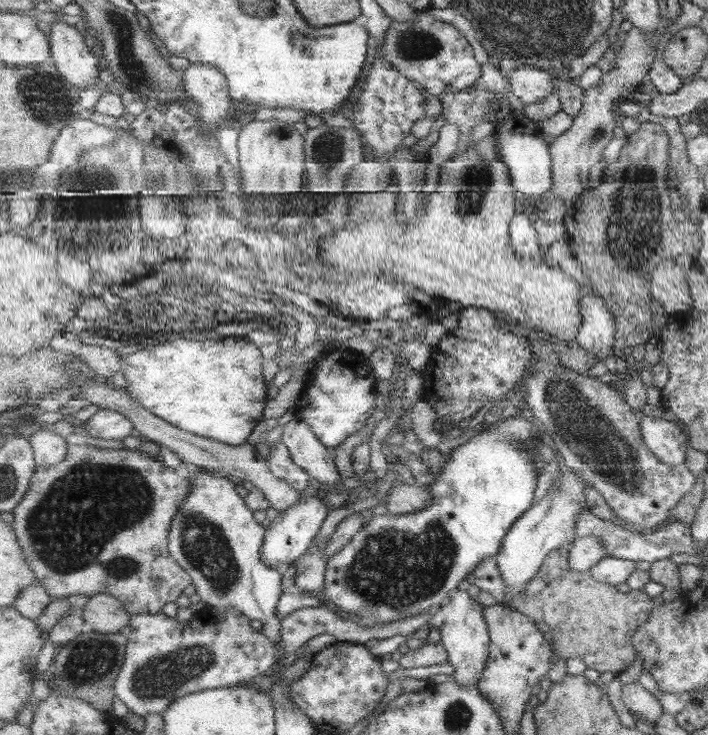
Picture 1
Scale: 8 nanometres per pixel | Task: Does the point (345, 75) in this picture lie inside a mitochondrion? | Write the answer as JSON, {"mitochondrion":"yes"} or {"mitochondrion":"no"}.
{"mitochondrion":"no"}

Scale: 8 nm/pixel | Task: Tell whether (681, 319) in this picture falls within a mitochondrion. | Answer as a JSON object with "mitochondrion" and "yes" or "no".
{"mitochondrion":"no"}

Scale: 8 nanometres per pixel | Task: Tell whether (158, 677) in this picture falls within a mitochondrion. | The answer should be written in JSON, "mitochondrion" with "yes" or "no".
{"mitochondrion":"yes"}

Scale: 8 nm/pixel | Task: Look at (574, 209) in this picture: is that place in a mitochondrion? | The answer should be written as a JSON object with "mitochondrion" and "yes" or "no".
{"mitochondrion":"no"}

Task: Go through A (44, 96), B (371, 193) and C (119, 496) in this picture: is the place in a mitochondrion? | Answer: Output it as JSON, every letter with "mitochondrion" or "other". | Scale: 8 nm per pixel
{"A":"mitochondrion","B":"other","C":"mitochondrion"}

